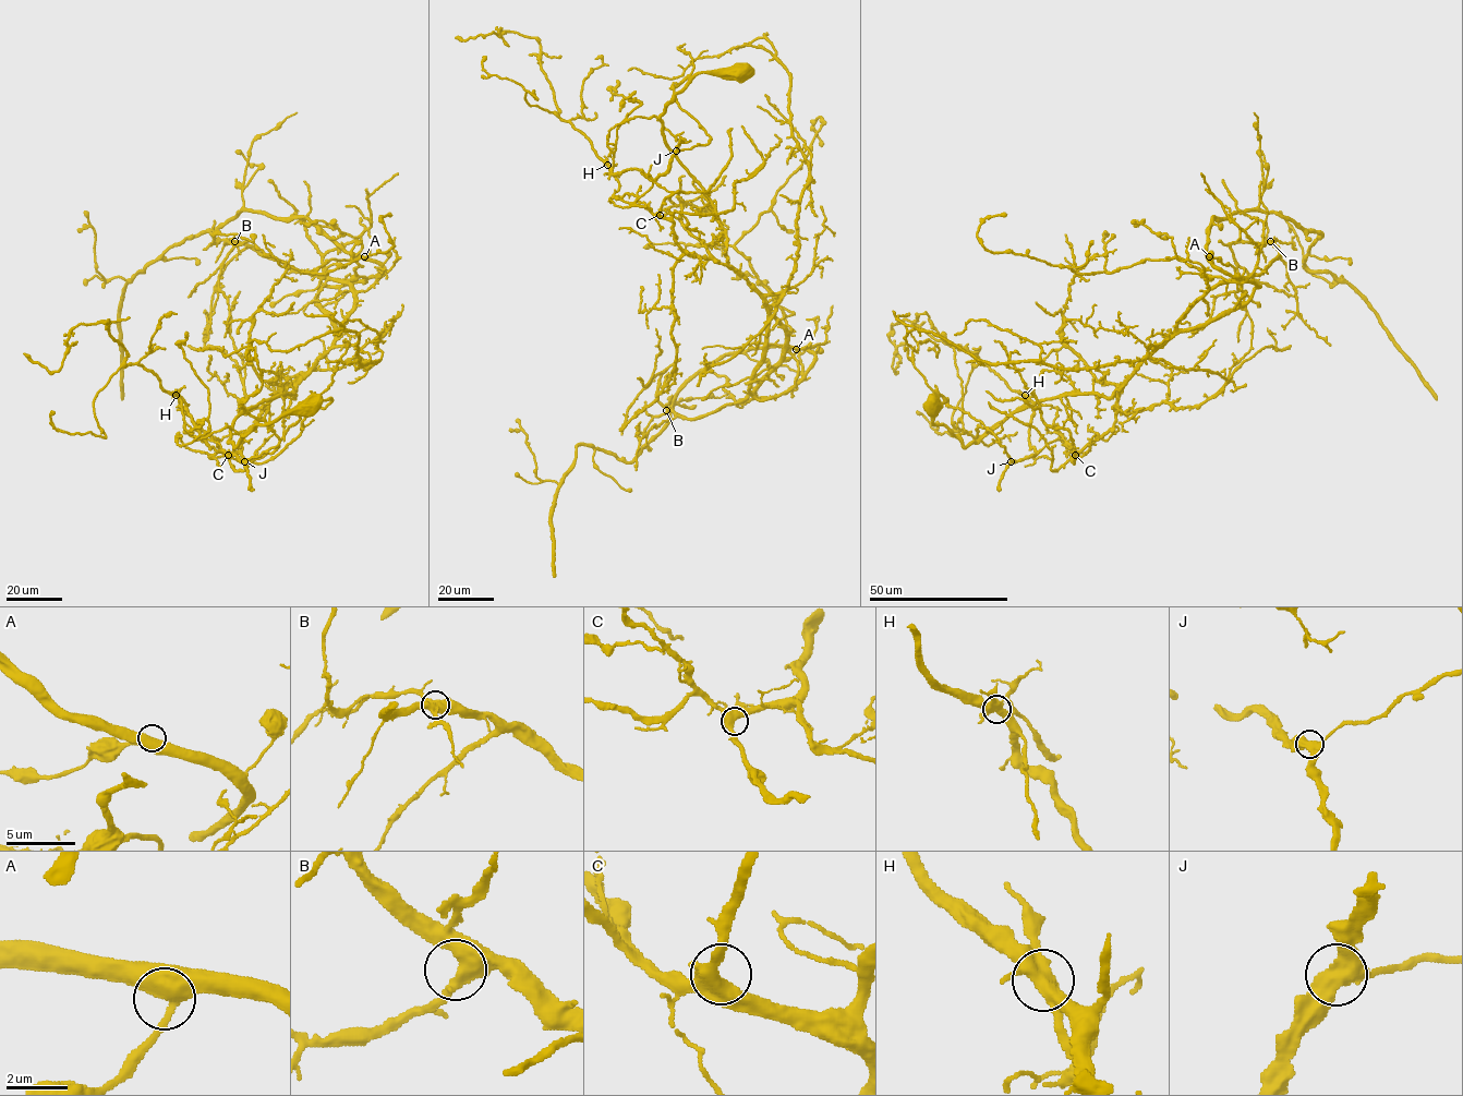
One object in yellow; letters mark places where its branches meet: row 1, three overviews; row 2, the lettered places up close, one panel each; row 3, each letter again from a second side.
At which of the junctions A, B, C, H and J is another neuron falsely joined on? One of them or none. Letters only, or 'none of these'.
H

